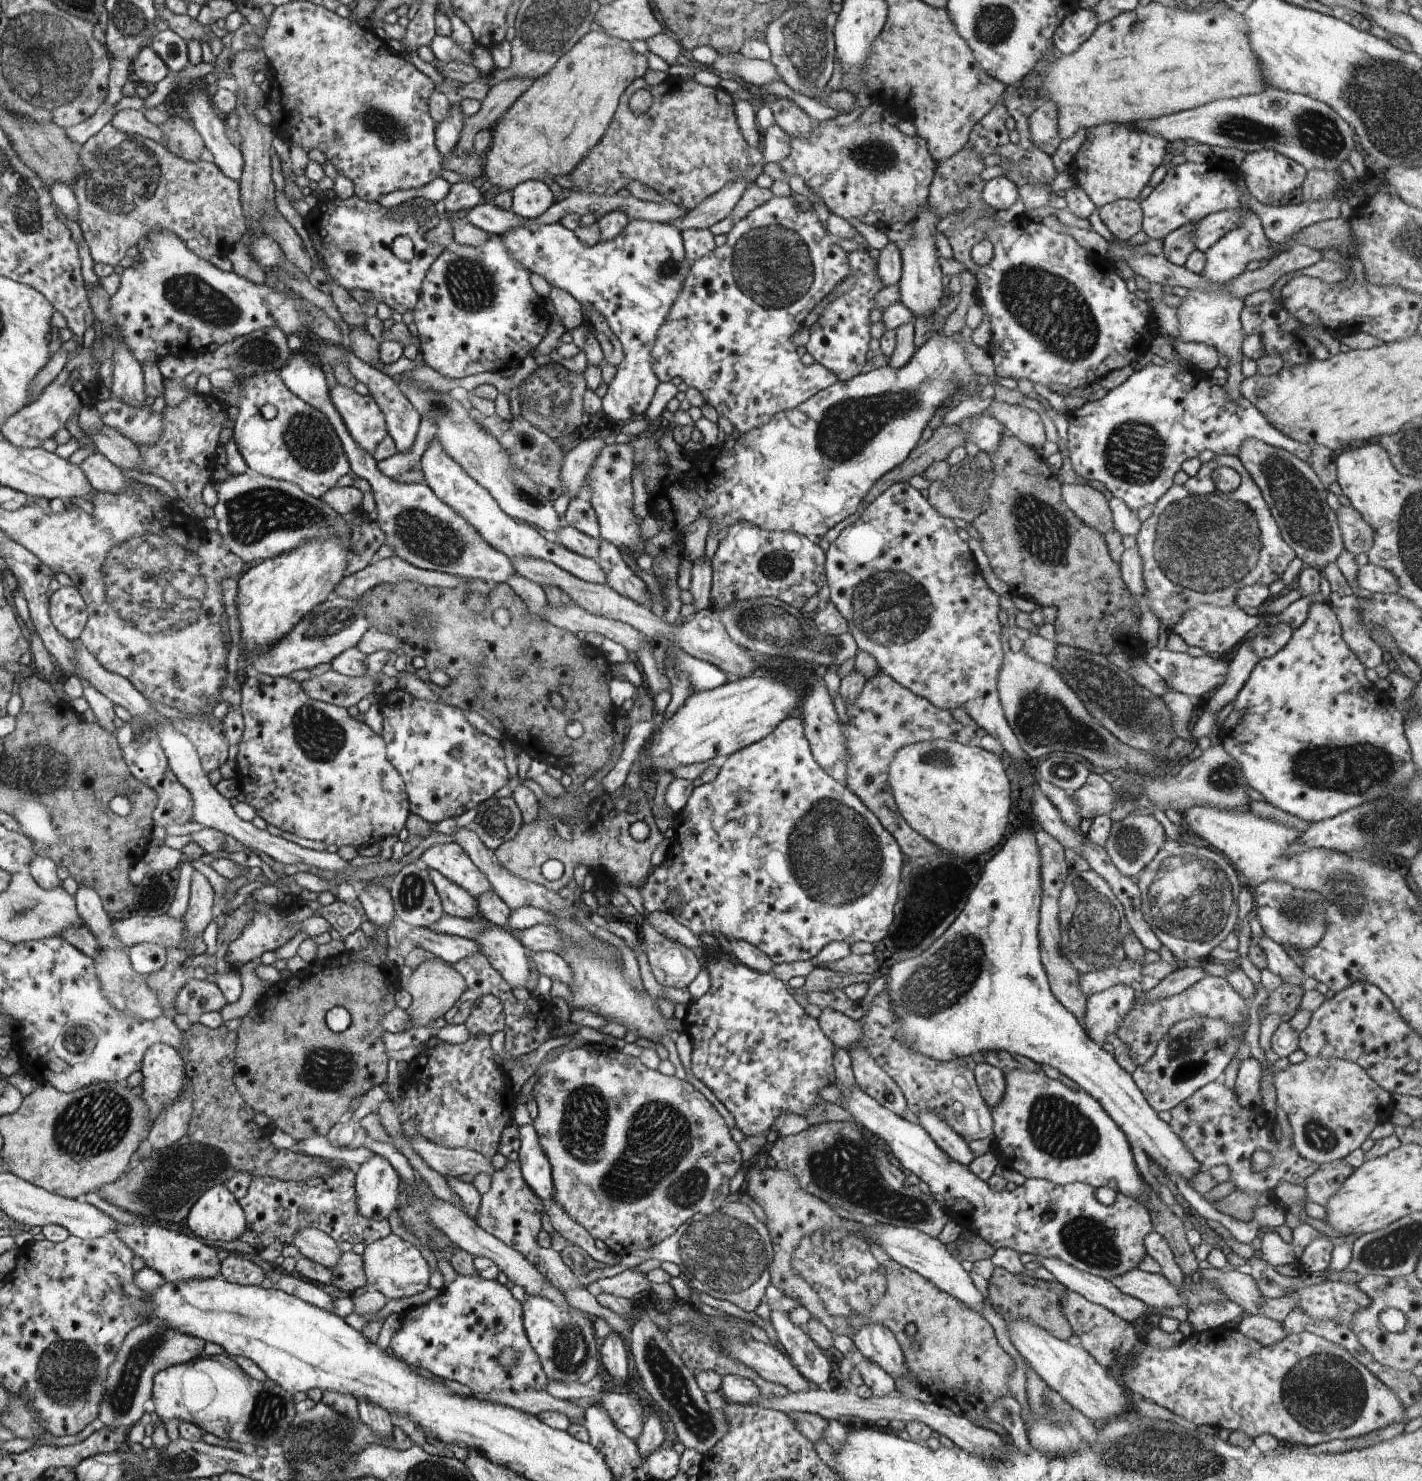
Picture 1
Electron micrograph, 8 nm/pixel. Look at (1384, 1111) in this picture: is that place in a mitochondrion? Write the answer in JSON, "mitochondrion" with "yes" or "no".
{"mitochondrion":"no"}

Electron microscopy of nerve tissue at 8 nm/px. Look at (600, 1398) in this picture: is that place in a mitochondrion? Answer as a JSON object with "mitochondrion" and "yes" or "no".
{"mitochondrion":"no"}

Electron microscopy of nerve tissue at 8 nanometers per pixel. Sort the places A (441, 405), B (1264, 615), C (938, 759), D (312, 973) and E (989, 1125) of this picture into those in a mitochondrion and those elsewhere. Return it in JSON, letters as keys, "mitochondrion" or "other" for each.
{"A":"mitochondrion","B":"other","C":"mitochondrion","D":"other","E":"other"}

